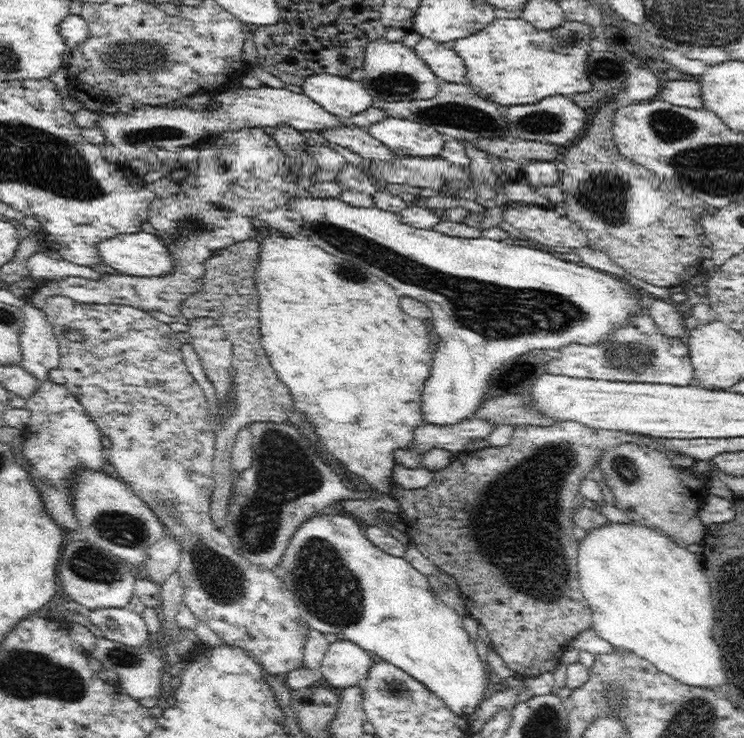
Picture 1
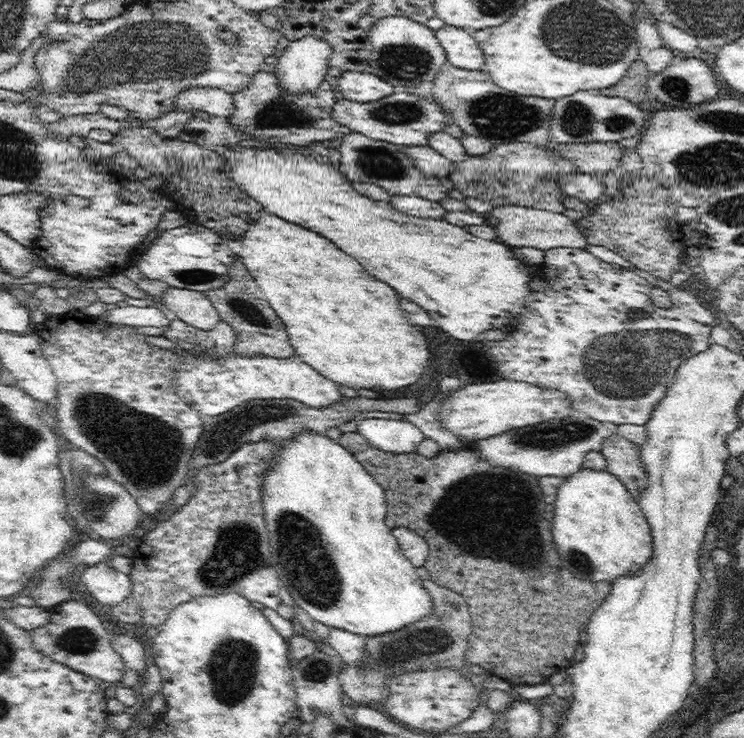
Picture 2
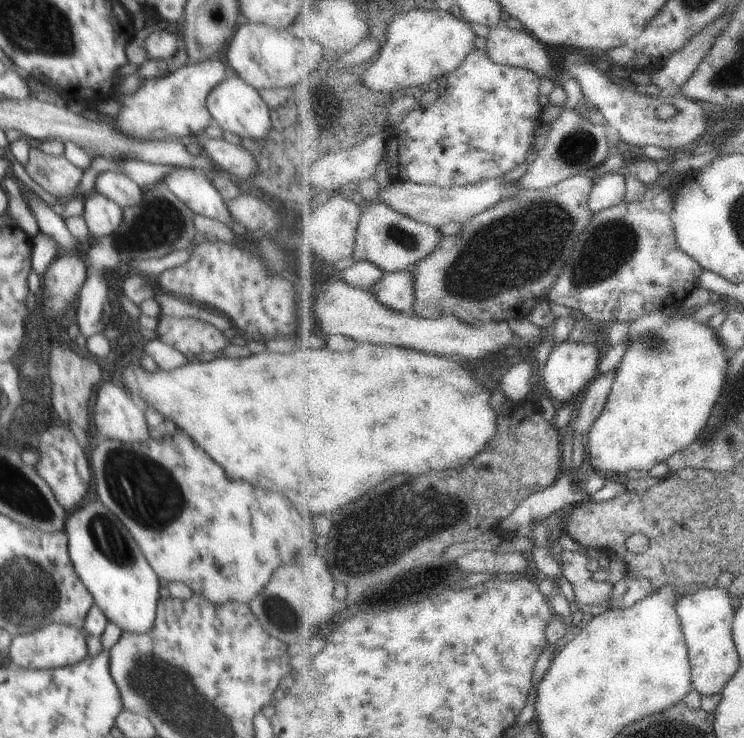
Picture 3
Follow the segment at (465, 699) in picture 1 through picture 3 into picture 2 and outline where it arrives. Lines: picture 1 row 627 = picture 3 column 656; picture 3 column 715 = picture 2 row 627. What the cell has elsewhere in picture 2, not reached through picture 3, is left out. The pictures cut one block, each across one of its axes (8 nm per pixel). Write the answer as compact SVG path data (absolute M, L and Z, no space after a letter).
M304 434L304 436L298 436L298 440L288 441L288 444L280 452L280 456L274 460L272 470L266 476L264 505L266 505L266 525L268 525L270 532L271 553L276 561L276 569L278 569L281 584L291 594L295 604L302 608L308 616L315 619L316 622L320 622L320 624L324 624L330 629L344 630L368 640L387 636L392 632L400 632L400 630L404 630L404 628L408 628L412 624L418 624L418 622L422 622L422 620L426 620L428 616L434 614L434 610L436 610L434 595L426 588L423 578L418 574L417 566L407 559L404 551L400 548L397 538L385 523L387 506L385 505L383 490L364 470L364 467L352 458L351 454L348 454L334 442L330 442L328 437Z

